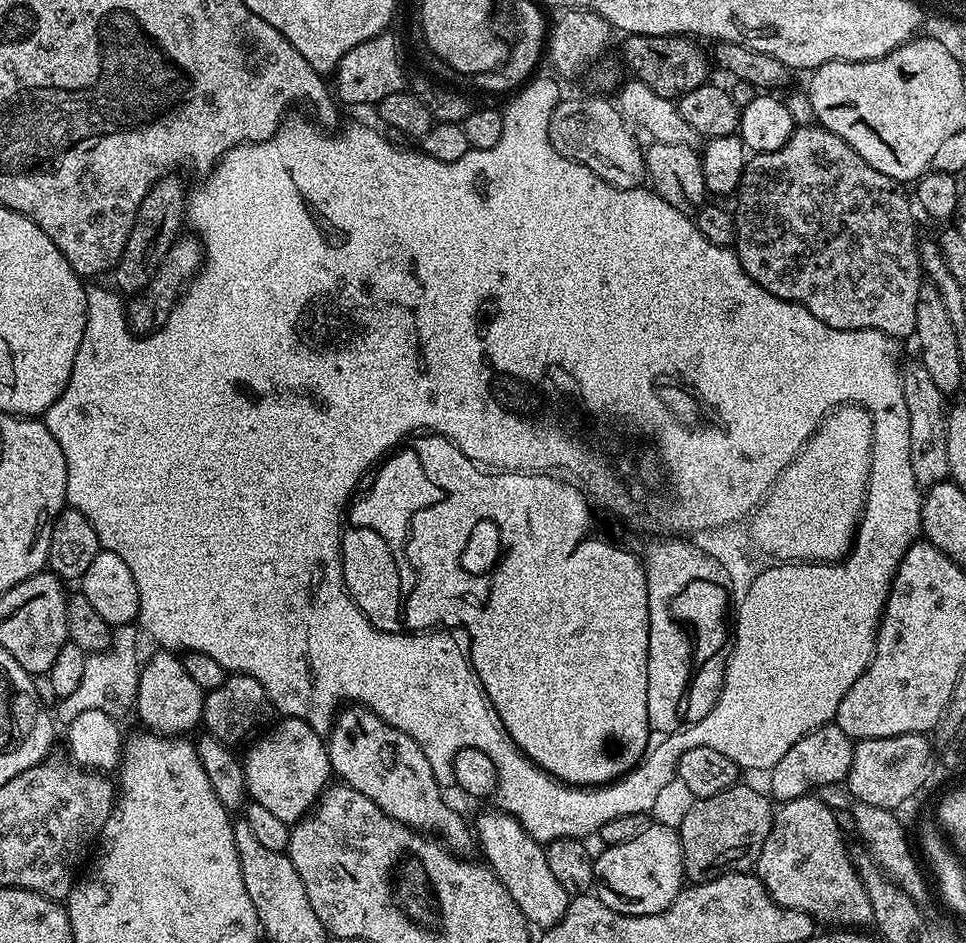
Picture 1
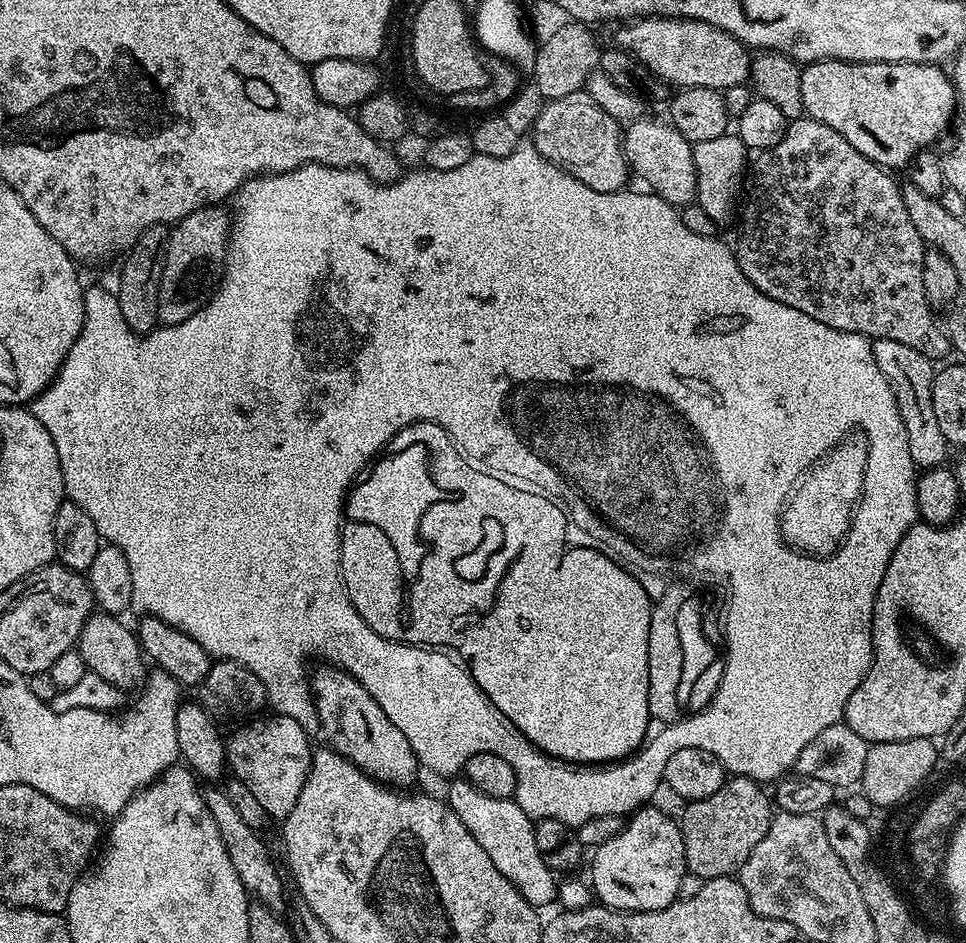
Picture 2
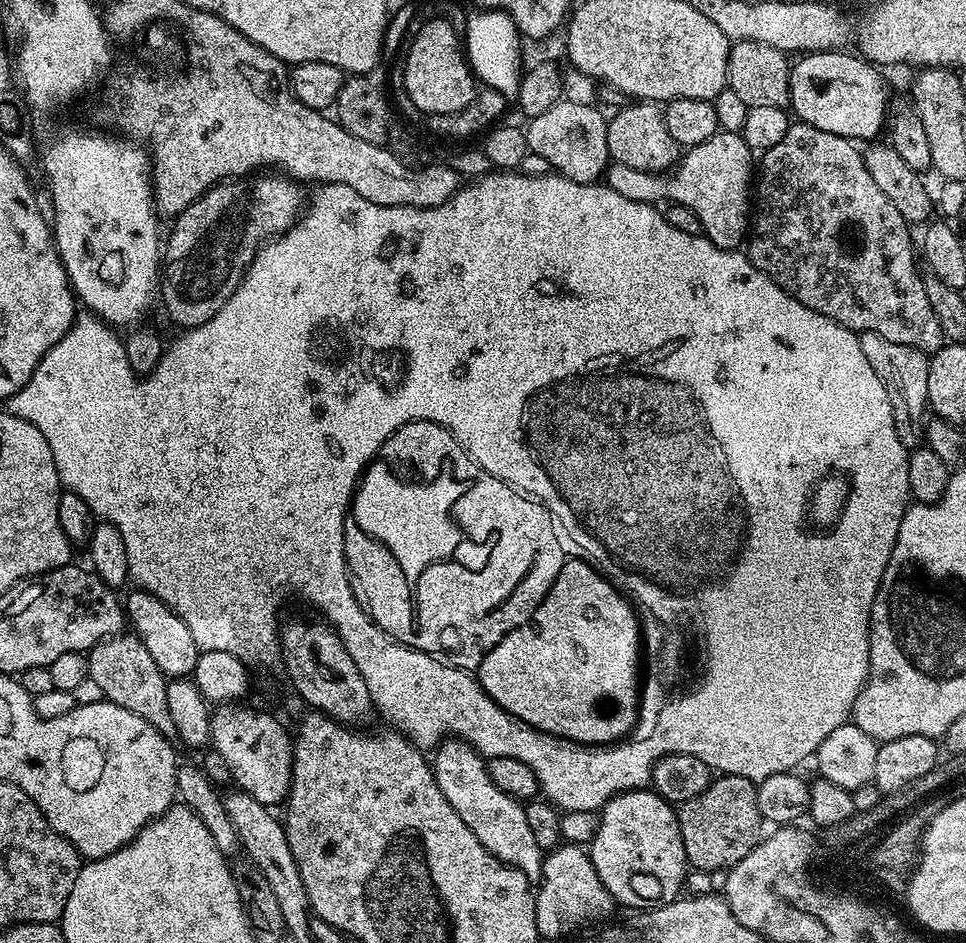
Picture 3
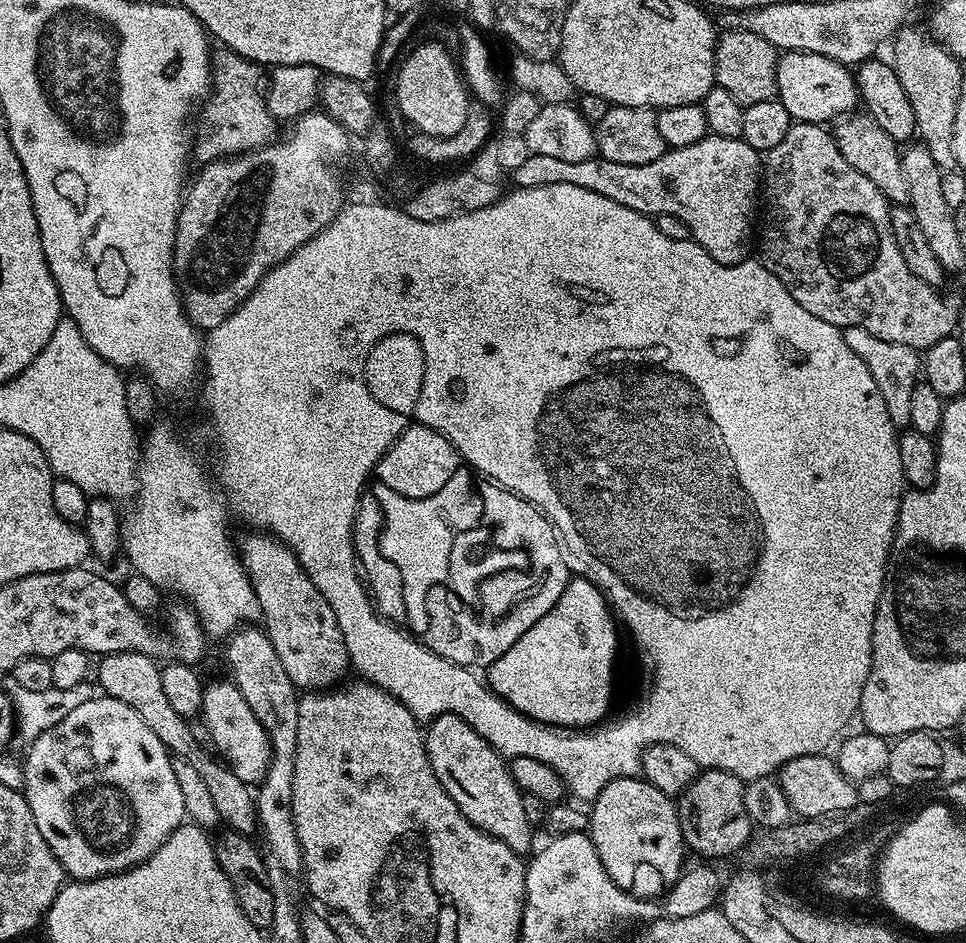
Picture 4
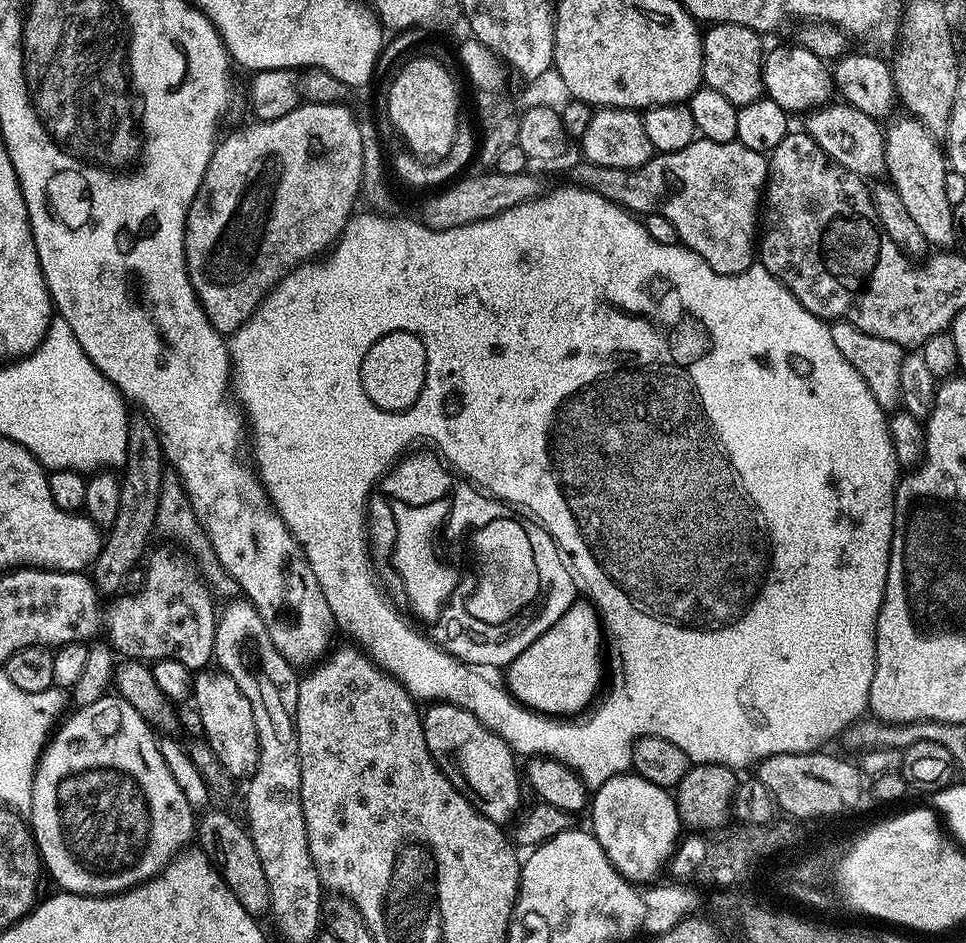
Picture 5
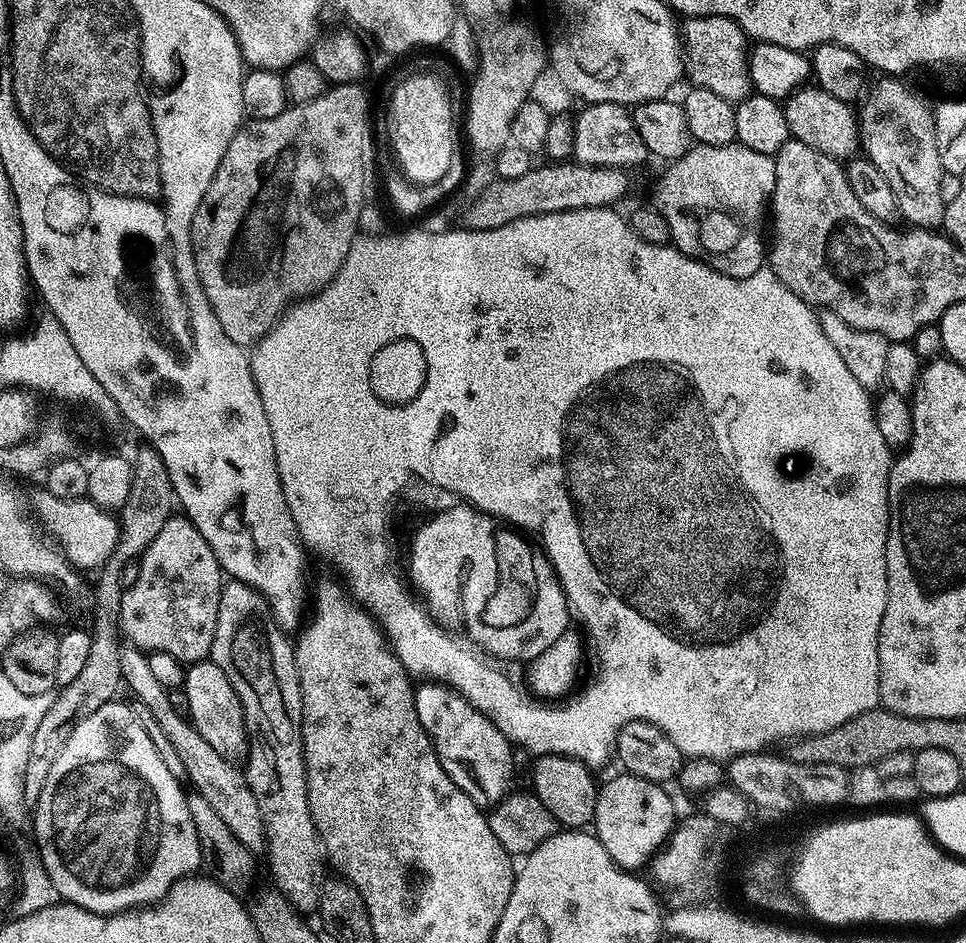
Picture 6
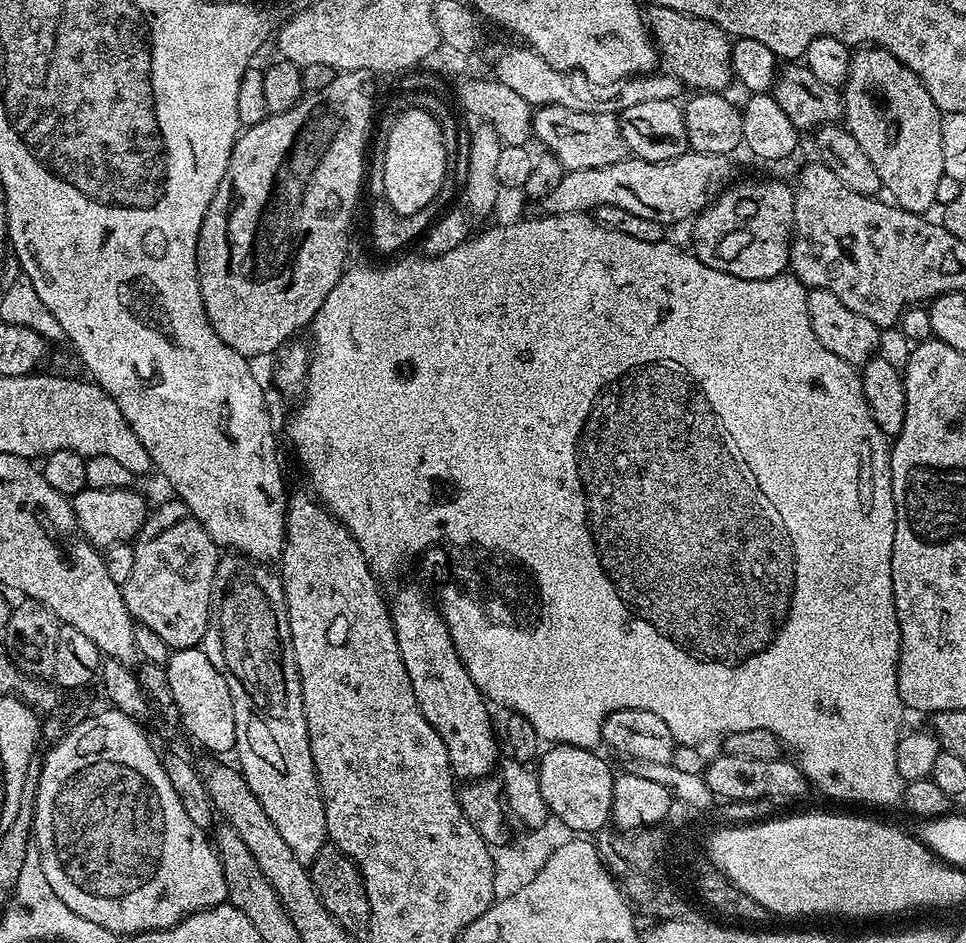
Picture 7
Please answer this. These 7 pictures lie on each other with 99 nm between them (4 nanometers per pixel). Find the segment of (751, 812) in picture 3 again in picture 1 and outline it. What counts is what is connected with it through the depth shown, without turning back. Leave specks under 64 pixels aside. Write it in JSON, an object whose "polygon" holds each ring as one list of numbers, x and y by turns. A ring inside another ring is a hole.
{"polygon":[[737,782,713,796,691,801,678,823,685,877,693,884,705,884,731,872,746,872,755,865,758,854,772,829,774,804,756,788]]}

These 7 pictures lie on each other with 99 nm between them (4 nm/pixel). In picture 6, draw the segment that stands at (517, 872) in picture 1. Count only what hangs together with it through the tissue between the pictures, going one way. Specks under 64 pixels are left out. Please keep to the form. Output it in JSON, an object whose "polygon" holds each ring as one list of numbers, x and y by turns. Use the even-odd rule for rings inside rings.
{"polygon":[[445,682,424,683,426,684,421,688,419,685,415,689,418,722,422,722,426,734,432,739,432,745,436,747,436,753,442,762,442,770,450,774,454,786,461,788,477,806,485,810,491,809,493,804,508,795,510,785,513,783,511,764,513,745,504,737,502,730,498,730,494,721,486,718,486,714,478,711,461,692,457,692,451,685]]}

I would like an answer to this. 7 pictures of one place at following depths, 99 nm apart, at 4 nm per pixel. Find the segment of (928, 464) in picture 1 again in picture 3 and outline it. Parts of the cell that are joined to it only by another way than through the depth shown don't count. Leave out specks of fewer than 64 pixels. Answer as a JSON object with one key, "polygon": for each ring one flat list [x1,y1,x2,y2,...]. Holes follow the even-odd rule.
{"polygon":[[861,332,859,337,862,354,866,354,866,362,874,366,874,374,878,374,882,386,886,386,886,394,894,410,894,426,898,430,898,438,909,450,921,447,928,403,926,374,929,357,914,346,902,346,902,342,890,342,890,338,882,338,882,334]]}

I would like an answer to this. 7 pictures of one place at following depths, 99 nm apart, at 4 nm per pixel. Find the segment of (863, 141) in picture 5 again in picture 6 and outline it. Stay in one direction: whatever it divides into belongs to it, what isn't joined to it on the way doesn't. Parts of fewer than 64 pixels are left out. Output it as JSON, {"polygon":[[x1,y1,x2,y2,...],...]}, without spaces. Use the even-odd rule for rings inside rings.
{"polygon":[[801,86,783,101,786,114,786,126,789,137,798,142,806,142,806,146,814,146,827,156,837,158,852,158,857,155,861,147,860,125,853,105,847,100,834,98,826,90,818,86]]}

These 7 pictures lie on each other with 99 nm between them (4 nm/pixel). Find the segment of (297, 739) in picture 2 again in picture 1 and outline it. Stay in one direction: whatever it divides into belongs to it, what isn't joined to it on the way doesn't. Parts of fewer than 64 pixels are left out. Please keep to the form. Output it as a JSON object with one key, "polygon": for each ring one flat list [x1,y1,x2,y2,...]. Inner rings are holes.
{"polygon":[[284,718,279,722,280,725,277,723,269,727,263,735,247,745,248,753,243,753,242,763,248,796,291,826,312,811,333,771,325,737,319,736,301,720]]}

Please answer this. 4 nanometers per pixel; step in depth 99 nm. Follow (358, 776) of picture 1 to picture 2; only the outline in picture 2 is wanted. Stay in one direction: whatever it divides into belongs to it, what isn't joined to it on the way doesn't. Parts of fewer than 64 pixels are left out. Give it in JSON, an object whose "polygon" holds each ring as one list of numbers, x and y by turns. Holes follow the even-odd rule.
{"polygon":[[335,666,320,667,324,668,311,673,310,691,316,700,316,713,320,719,322,736,328,739,325,740,327,747,342,758,346,758,354,766,361,768,371,780,377,780,379,784,387,784,397,790,411,789,415,785,412,783,416,780,418,761,410,742,406,742,406,734,402,734,402,730,398,730,398,726,394,726,394,722,386,718,382,706,378,706,378,702,370,698,370,690,366,690,366,686,358,682,358,678,354,678,349,672,343,672]]}

